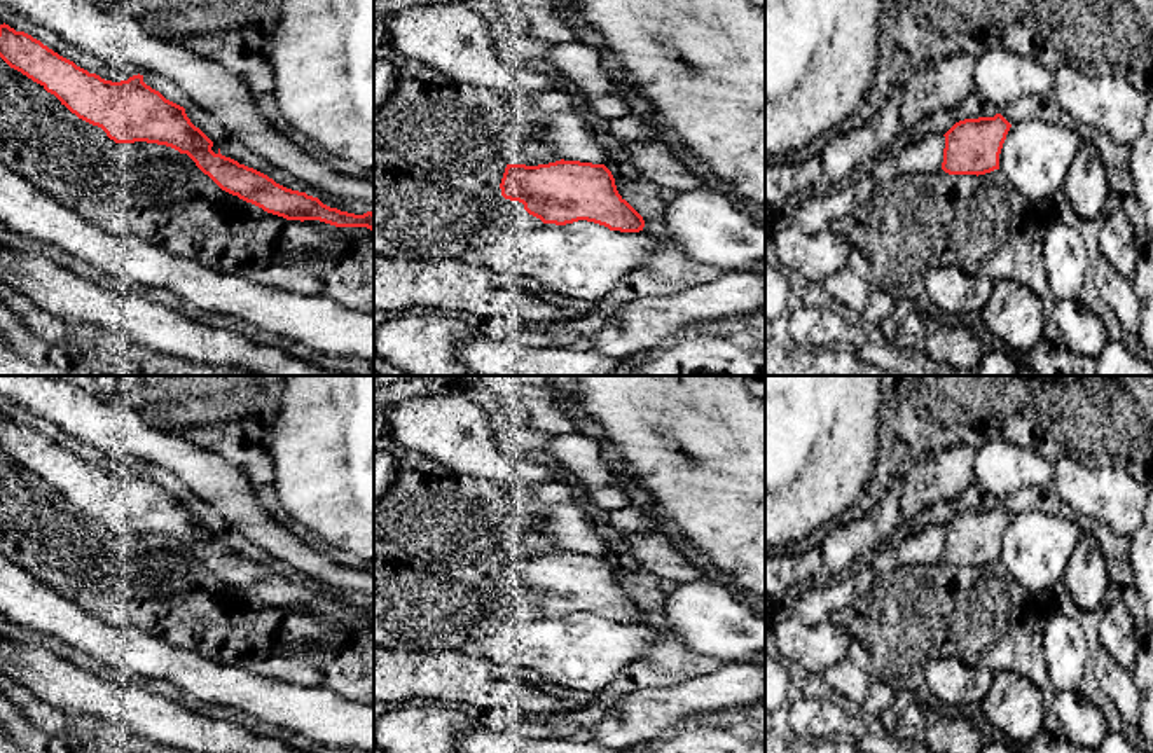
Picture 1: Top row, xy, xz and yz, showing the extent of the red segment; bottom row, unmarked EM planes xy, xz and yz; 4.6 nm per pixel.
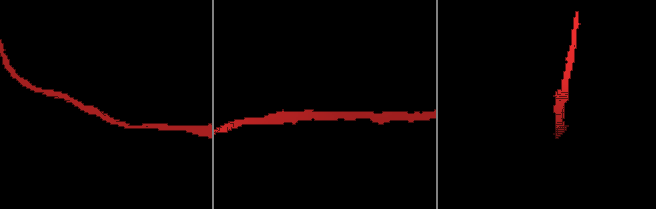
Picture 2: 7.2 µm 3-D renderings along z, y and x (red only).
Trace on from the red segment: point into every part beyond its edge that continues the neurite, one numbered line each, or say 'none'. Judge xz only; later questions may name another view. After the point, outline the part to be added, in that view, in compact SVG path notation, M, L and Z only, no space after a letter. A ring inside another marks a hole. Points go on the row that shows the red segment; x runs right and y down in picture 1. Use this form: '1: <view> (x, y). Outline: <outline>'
none

